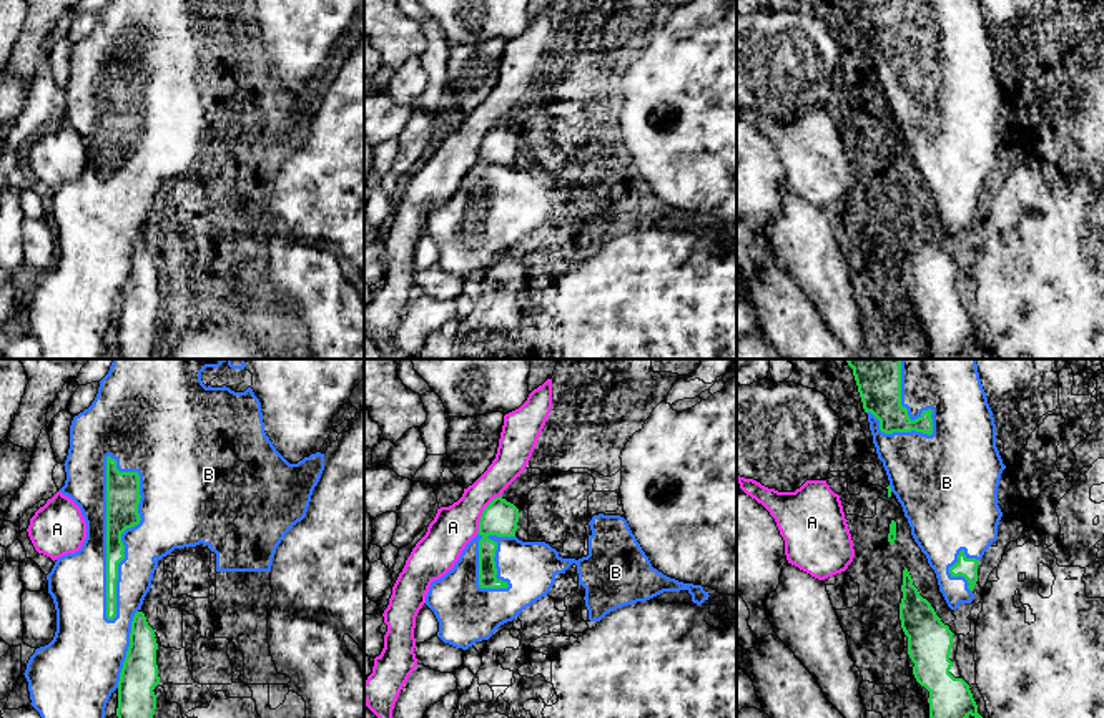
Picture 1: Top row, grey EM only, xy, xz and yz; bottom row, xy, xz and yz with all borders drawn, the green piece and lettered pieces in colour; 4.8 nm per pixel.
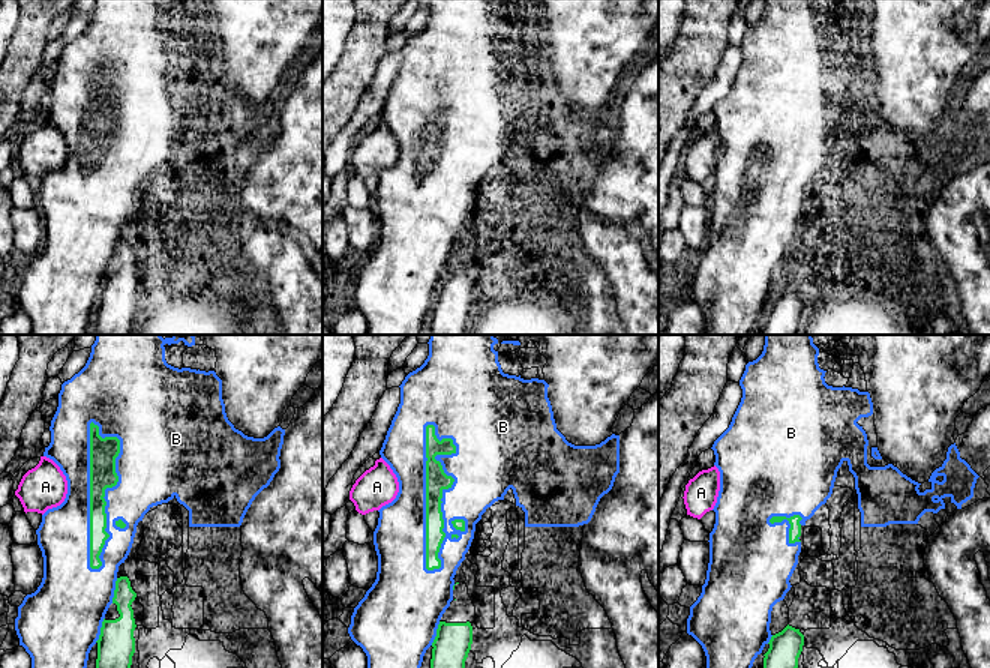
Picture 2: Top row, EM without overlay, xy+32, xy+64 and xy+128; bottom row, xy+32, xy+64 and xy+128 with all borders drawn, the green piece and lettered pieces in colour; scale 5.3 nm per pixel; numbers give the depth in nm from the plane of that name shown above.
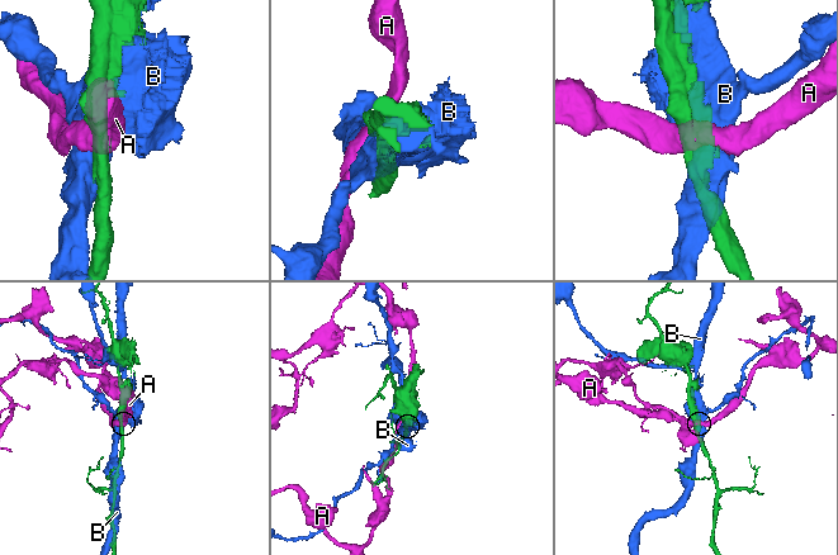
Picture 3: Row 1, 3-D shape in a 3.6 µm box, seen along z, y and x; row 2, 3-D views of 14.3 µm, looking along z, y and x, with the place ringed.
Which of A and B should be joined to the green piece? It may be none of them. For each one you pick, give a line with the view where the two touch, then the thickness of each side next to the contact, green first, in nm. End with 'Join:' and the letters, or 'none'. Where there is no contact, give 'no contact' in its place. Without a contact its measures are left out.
Join: none

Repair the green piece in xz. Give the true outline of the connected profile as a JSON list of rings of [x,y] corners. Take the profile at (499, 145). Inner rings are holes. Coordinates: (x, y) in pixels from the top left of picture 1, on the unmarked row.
[[[502,123],[492,126],[484,136],[479,150],[479,214],[481,216],[507,216],[507,209],[499,208],[495,196],[497,170],[490,163],[515,165],[519,150],[519,136],[507,130]]]

